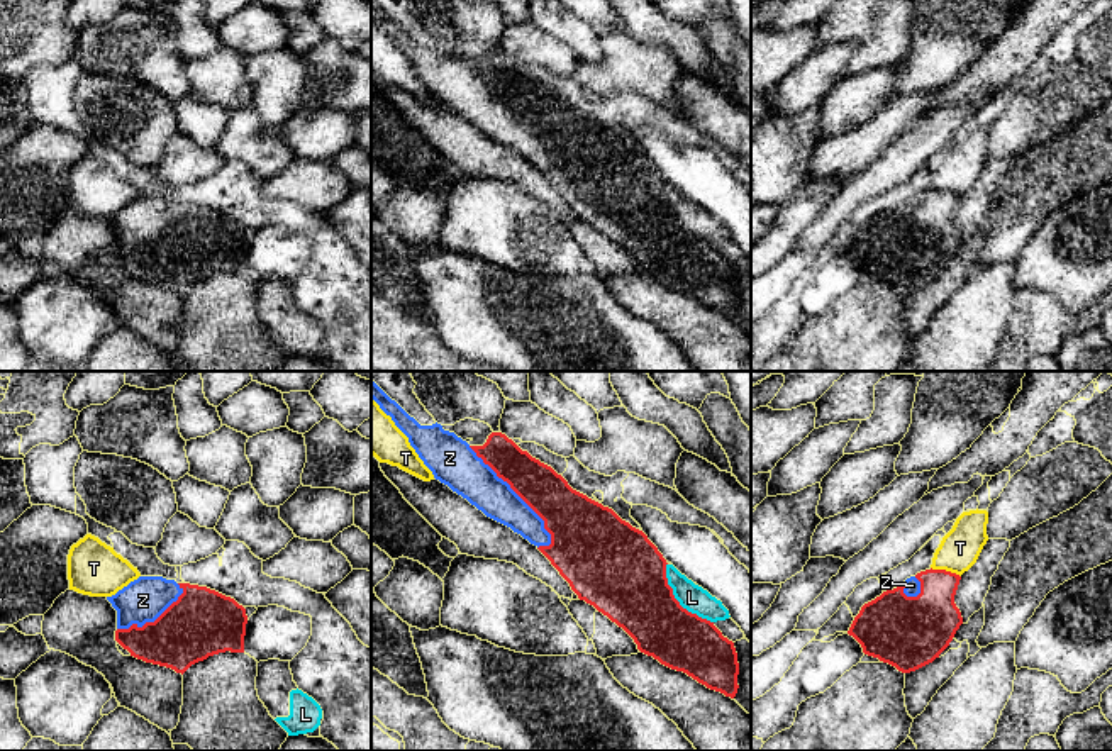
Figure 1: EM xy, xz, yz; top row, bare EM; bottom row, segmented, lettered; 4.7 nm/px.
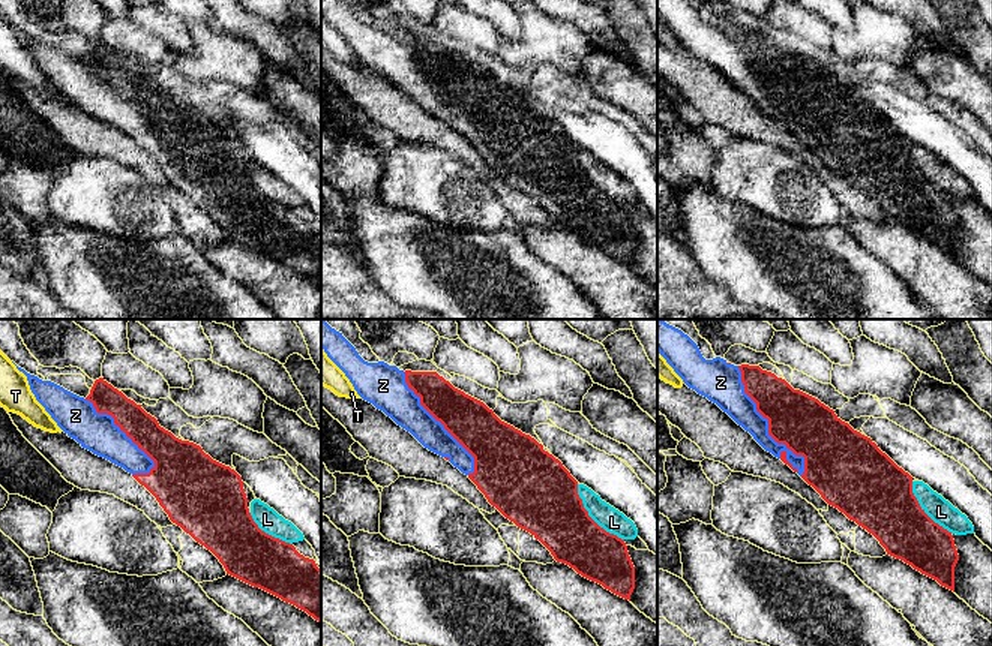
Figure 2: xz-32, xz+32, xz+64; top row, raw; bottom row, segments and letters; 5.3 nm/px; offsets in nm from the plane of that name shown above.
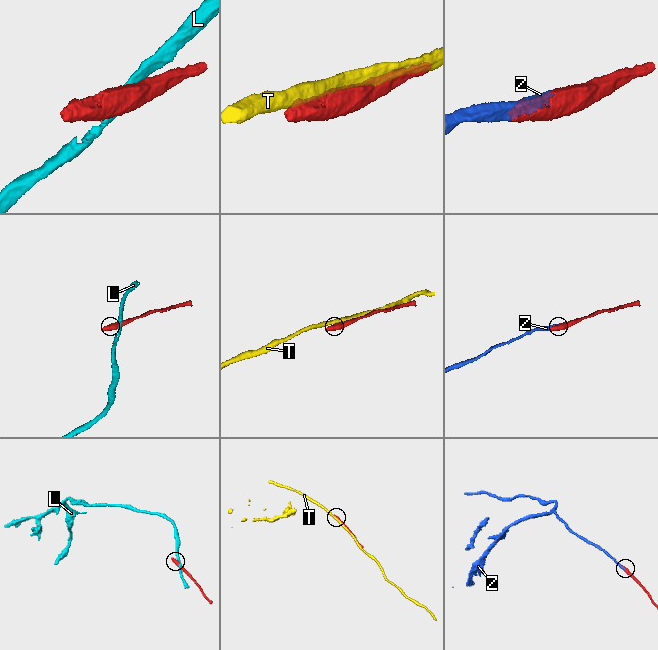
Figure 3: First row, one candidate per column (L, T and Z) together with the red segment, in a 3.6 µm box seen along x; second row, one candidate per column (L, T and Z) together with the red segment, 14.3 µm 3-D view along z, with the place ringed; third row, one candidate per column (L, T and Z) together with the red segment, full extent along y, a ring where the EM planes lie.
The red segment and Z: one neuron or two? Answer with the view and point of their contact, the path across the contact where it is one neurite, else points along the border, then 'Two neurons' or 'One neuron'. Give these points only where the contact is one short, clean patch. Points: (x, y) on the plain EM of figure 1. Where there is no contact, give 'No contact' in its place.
Touches red at xz (517, 114). One neuron

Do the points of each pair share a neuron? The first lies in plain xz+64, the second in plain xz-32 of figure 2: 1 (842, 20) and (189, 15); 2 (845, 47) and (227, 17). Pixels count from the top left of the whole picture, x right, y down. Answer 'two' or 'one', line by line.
1: two
2: two

